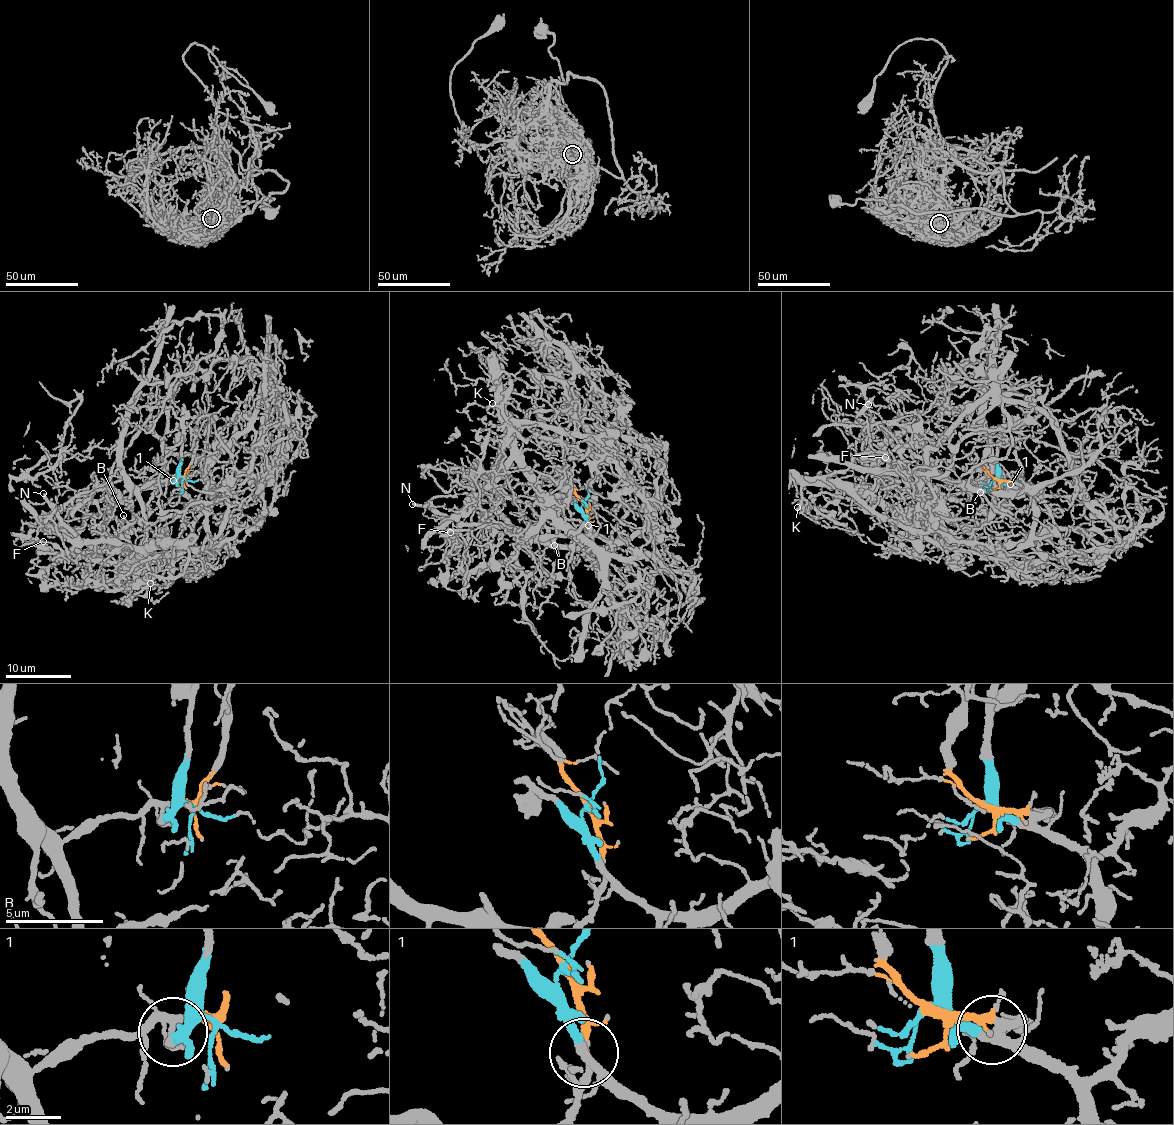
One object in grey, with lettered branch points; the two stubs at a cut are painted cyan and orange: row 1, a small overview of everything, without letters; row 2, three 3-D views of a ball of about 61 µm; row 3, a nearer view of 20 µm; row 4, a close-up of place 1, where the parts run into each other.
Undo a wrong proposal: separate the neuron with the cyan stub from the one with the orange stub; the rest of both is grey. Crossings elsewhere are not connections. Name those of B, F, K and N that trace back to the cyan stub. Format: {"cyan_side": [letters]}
{"cyan_side": ["F", "K"]}

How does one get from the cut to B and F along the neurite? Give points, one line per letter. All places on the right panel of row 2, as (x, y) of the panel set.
B: (994, 479), (1017, 482), (993, 473), (967, 488), (970, 500), (971, 495), (980, 492)
F: (994, 479), (1035, 512), (1025, 543), (992, 558), (936, 546), (861, 502), (884, 441), (885, 457)

